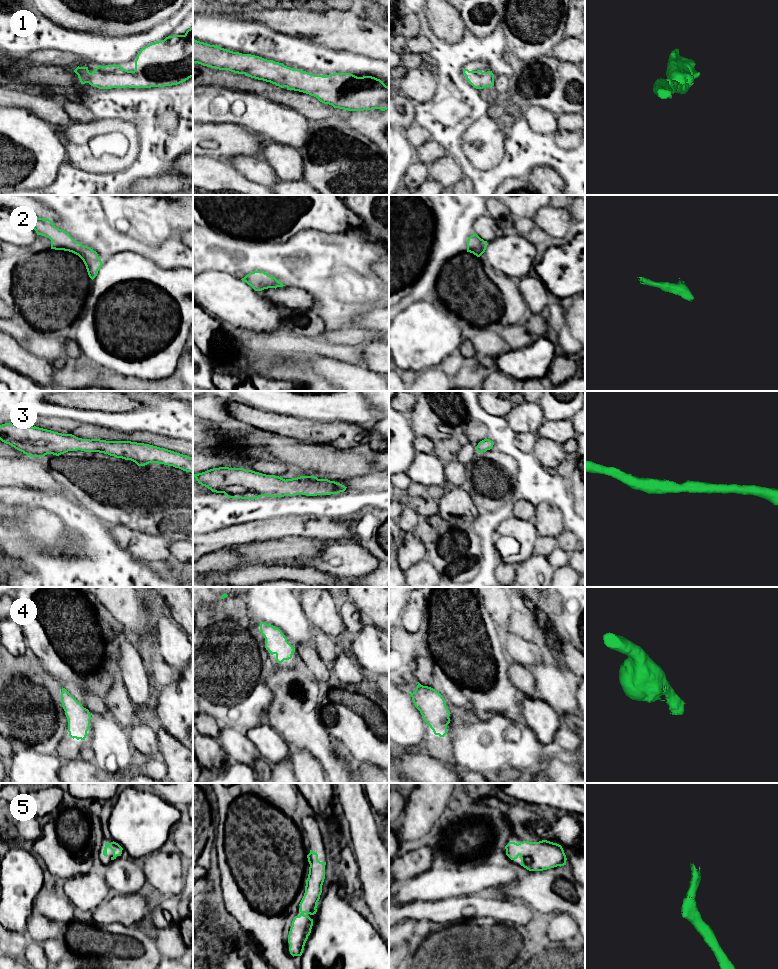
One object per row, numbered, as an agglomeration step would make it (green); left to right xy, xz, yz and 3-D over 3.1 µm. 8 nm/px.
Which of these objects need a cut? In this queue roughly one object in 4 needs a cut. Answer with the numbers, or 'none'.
none

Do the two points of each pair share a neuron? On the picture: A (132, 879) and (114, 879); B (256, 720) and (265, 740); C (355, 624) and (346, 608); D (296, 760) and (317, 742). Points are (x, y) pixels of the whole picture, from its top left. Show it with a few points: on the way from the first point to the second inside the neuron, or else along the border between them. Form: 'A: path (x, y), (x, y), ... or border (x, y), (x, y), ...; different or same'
A: path (128, 881), (118, 879); same
B: border (265, 723), (250, 728); different
C: path (352, 620), (349, 612); same
D: border (291, 746), (308, 751), (323, 767); different

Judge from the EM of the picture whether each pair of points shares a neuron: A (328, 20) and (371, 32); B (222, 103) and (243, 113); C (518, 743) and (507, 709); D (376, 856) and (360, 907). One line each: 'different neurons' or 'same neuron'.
A: same neuron
B: same neuron
C: different neurons
D: different neurons

